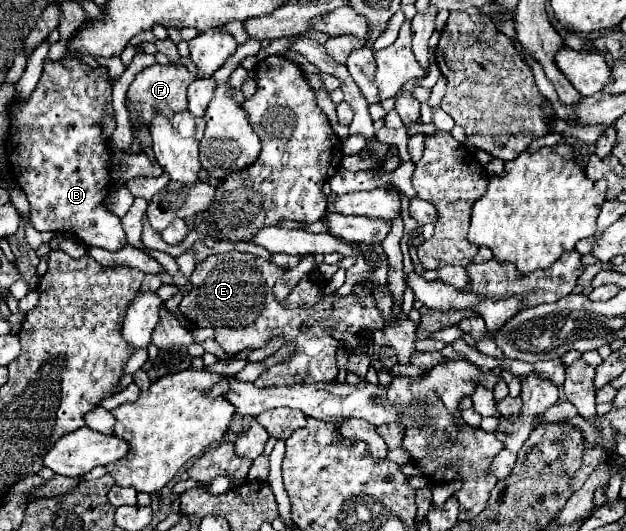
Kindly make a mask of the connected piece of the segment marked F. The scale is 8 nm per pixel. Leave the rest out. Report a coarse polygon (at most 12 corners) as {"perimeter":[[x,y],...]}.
{"perimeter":[[185,66],[143,68],[127,90],[139,126],[187,110]]}

